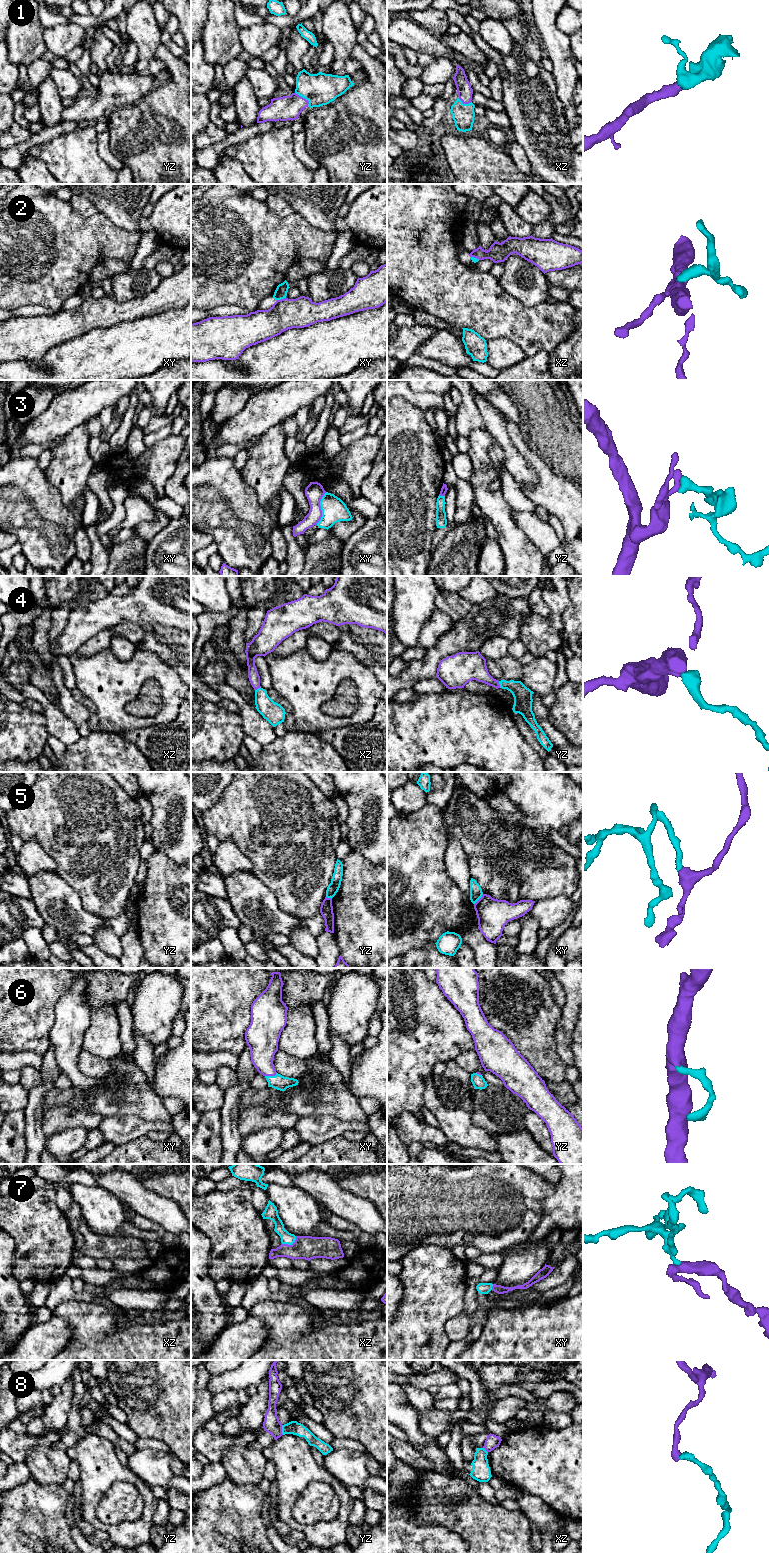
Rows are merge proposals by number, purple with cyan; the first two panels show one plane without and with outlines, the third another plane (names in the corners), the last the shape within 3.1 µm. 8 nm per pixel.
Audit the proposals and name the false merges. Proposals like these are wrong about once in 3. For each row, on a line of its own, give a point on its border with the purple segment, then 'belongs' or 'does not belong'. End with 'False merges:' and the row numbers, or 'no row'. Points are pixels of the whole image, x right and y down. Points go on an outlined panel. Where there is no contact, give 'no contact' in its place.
1: contact yz (304, 98); belongs
2: contact xy (281, 299); belongs
3: contact xy (320, 508); does not belong
4: contact yz (499, 684); belongs
5: contact xy (479, 899); does not belong
6: contact xy (271, 1075); belongs
7: contact xz (290, 1245); belongs
8: contact yz (281, 1430); does not belong
False merges: 3, 5, 8

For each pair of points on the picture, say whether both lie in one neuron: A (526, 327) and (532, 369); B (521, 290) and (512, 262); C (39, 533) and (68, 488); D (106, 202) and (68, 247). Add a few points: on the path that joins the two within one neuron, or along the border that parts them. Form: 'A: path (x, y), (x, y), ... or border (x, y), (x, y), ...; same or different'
A: border (544, 350), (539, 350), (527, 356); different
B: path (516, 283), (514, 269); same
C: border (47, 480), (65, 504), (71, 505), (83, 497); different
D: border (98, 211), (117, 225); different

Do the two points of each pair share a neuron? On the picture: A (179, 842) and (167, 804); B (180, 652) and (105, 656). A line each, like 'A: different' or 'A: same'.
A: same
B: different

